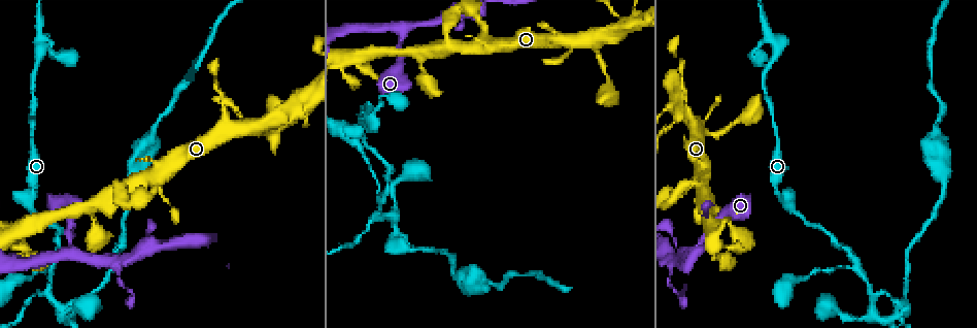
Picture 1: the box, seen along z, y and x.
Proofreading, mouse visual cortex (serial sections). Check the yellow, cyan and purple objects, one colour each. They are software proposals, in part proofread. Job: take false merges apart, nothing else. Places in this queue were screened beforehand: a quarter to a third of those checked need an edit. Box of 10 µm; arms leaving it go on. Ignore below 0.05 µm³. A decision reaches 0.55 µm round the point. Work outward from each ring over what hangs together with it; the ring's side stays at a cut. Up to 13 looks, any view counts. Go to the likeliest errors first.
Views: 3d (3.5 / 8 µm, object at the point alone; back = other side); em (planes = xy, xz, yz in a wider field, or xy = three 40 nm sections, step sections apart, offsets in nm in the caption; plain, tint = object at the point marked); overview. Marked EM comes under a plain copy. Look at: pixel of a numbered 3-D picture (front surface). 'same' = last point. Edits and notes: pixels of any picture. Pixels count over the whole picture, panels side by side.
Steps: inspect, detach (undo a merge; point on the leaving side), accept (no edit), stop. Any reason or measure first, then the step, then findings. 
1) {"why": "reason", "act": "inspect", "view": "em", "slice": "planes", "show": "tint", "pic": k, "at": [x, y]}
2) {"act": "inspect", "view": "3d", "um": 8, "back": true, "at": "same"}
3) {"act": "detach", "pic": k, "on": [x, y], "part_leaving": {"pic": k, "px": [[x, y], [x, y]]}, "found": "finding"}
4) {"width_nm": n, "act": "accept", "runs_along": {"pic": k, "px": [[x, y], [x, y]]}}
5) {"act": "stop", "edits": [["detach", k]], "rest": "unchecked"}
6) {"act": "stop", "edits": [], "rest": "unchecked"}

{"why": "three-way junction", "act": "inspect", "view": "3d", "um": 3.5, "pic": 1, "at": [859, 267]}

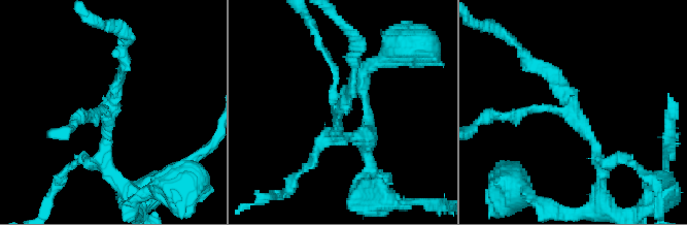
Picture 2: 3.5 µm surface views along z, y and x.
{"act": "inspect", "view": "em", "slice": "xy", "step": 1, "show": "tint", "pic": 2, "at": [339, 107]}

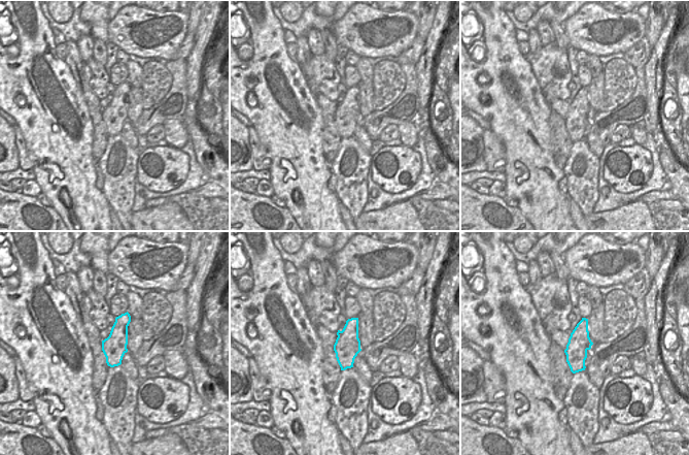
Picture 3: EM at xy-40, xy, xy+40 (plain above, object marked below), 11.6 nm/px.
{"act": "accept", "runs_along": {"pic": 2, "px": [[531, 64], [569, 96], [603, 172]]}, "found": "one cell here"}

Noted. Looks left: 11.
{"why": "abrupt turn", "act": "inspect", "view": "3d", "um": 3.5, "pic": 1, "at": [414, 250]}

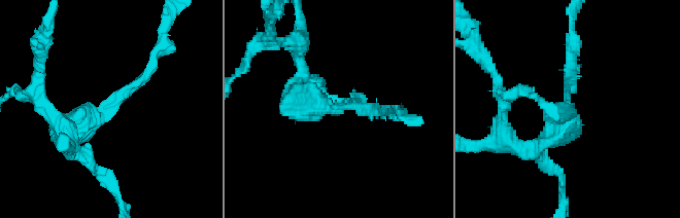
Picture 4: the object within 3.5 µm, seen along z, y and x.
{"arm_widths_nm": [150, 300], "why": "now the EM", "act": "inspect", "view": "em", "slice": "xy", "step": 3, "show": "tint", "pic": 4, "at": [572, 107]}

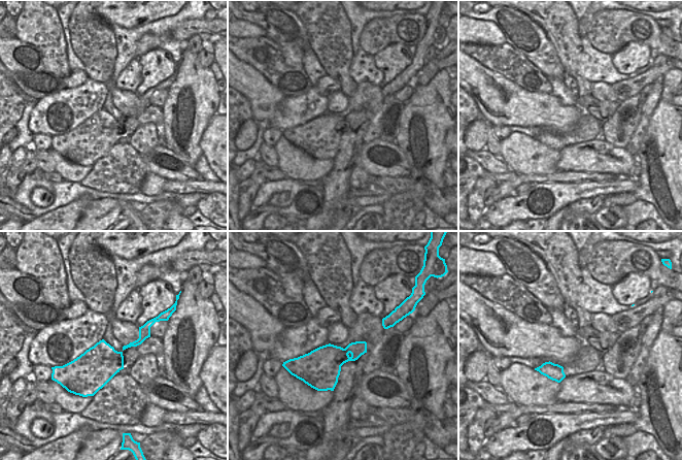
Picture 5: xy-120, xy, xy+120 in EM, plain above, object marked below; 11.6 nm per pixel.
{"act": "accept", "runs_along": {"pic": 4, "px": [[67, 142], [152, 60]]}, "found": "all the same cell"}

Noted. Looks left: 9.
{"why": "a fork", "act": "inspect", "view": "3d", "um": 8, "pic": 1, "at": [73, 249]}

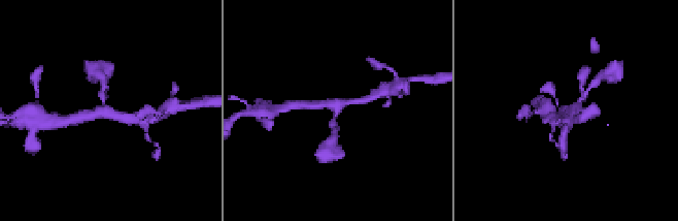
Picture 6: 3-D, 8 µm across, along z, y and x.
{"arms": 3, "arm_widths_nm": [150, 250, 250], "why": "now the EM", "act": "inspect", "view": "em", "slice": "xy", "step": 5, "show": "tint", "at": "same"}

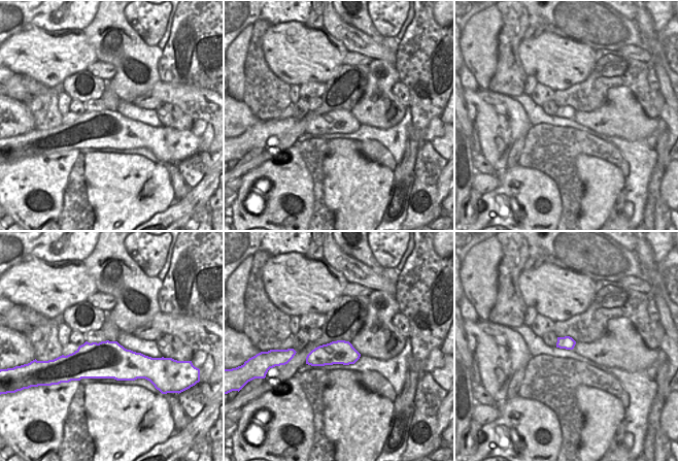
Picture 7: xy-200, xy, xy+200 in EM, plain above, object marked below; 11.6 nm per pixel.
{"act": "accept", "runs_along": {"pic": 6, "px": [[103, 90], [104, 106], [132, 119]]}, "found": "all the same cell"}

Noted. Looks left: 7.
{"why": "three arms meet", "act": "inspect", "view": "3d", "um": 3.5, "pic": 1, "at": [473, 20]}

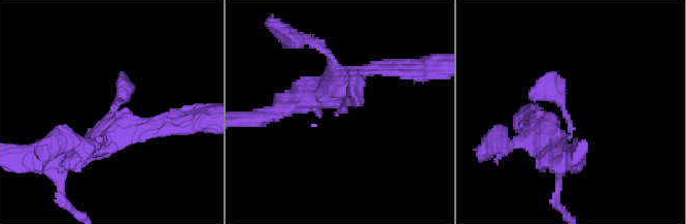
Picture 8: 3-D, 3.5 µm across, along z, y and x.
{"arms": 3, "arm_widths_nm": [250, 300, 350], "act": "inspect", "view": "em", "slice": "xy", "step": 1, "show": "tint", "pic": 8, "at": [570, 119]}

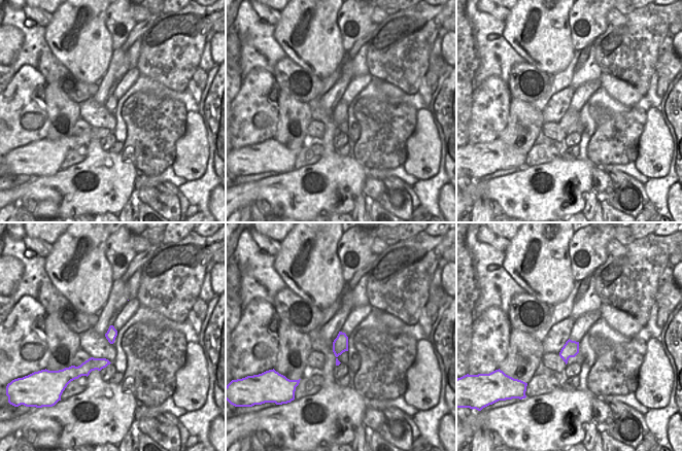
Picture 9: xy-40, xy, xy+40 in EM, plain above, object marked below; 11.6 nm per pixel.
{"why": "cut it another way", "act": "inspect", "view": "em", "slice": "xy", "step": 2, "show": "tint", "at": "same"}

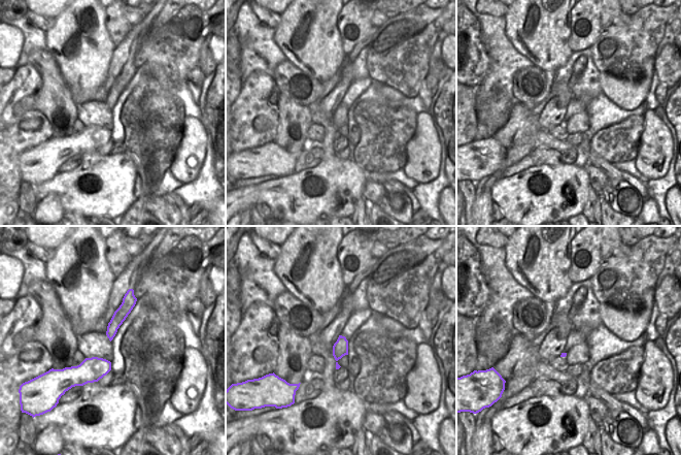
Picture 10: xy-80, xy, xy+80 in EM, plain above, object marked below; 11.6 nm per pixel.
{"act": "accept", "runs_along": {"pic": 8, "px": [[71, 155], [109, 135], [118, 98]]}, "found": "one cell here"}

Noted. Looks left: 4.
{"why": "sudden change in width", "act": "inspect", "view": "3d", "um": 3.5, "back": true, "pic": 1, "at": [150, 134]}

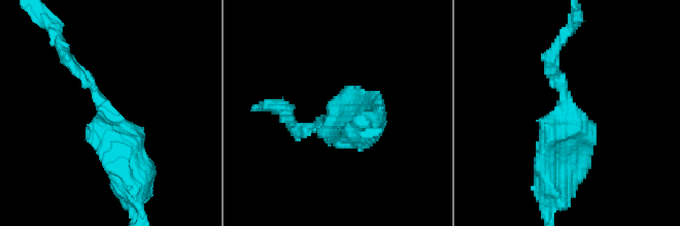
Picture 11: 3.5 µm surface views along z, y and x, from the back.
{"act": "inspect", "view": "em", "slice": "xy", "step": 1, "show": "tint", "pic": 11, "at": [103, 114]}

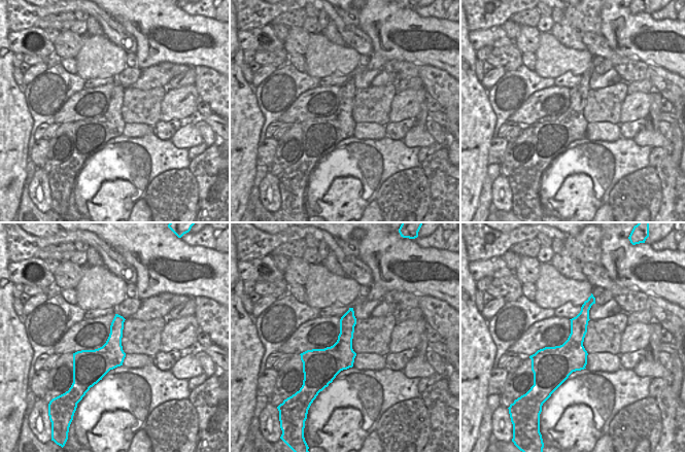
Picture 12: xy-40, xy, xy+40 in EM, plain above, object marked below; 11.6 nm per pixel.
{"width_nm": 320, "act": "accept", "runs_along": {"pic": 11, "px": [[134, 173], [93, 85], [67, 59]]}, "found": "continuous, no second cell"}

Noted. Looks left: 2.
{"act": "stop", "edits": [], "rest": "unchecked"}

